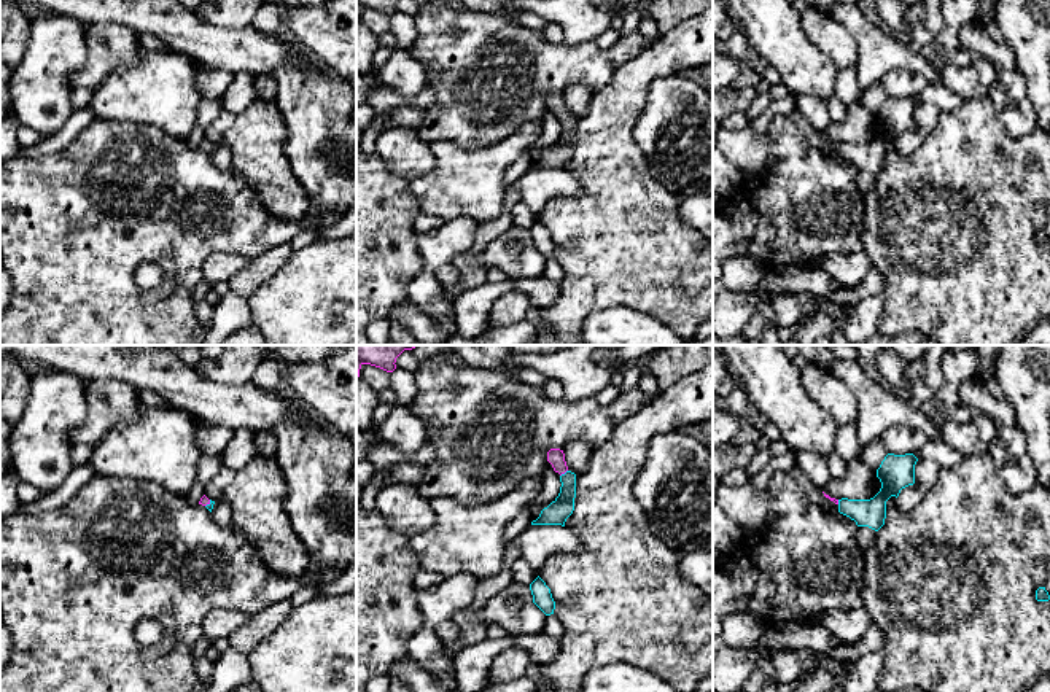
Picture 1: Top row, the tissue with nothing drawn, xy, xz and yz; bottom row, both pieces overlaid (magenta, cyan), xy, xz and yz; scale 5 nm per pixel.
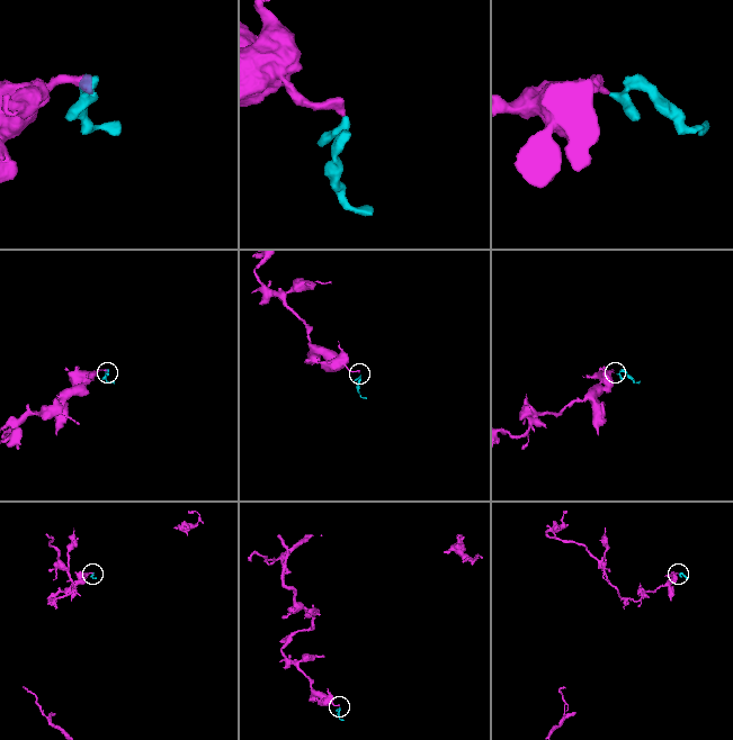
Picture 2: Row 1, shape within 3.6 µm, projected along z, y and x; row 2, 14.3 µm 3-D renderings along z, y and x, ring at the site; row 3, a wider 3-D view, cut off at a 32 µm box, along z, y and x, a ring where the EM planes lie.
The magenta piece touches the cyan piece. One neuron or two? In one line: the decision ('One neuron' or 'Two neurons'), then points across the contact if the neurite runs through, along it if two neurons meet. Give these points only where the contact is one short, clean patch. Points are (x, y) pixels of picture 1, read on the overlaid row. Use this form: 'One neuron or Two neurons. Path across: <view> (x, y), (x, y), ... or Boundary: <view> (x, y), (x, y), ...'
One neuron. Path across: xz (556, 457), (563, 473), (567, 497), (557, 513)

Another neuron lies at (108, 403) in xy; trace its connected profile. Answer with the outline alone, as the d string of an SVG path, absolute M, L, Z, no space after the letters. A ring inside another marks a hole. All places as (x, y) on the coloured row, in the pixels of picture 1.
M119 380L86 382L88 415L81 428L73 434L73 444L95 447L110 430L121 422L135 422L142 407L138 390Z

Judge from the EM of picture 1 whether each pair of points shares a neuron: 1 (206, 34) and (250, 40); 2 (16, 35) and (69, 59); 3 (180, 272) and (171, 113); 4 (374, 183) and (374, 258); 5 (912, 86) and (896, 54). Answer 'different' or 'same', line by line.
1: same
2: different
3: different
4: same
5: different

